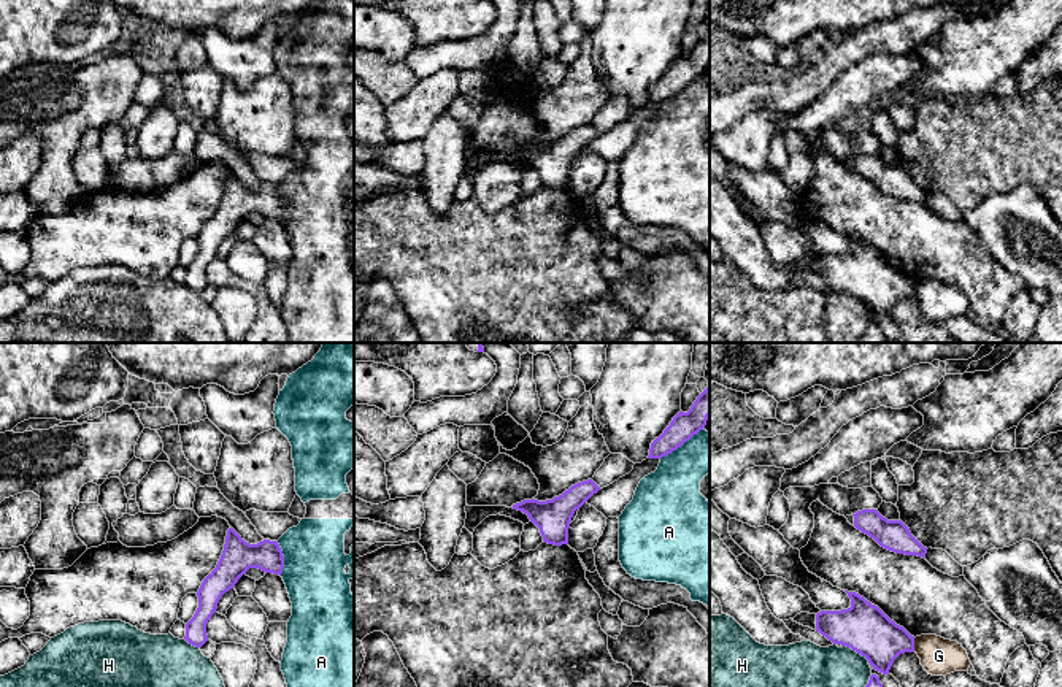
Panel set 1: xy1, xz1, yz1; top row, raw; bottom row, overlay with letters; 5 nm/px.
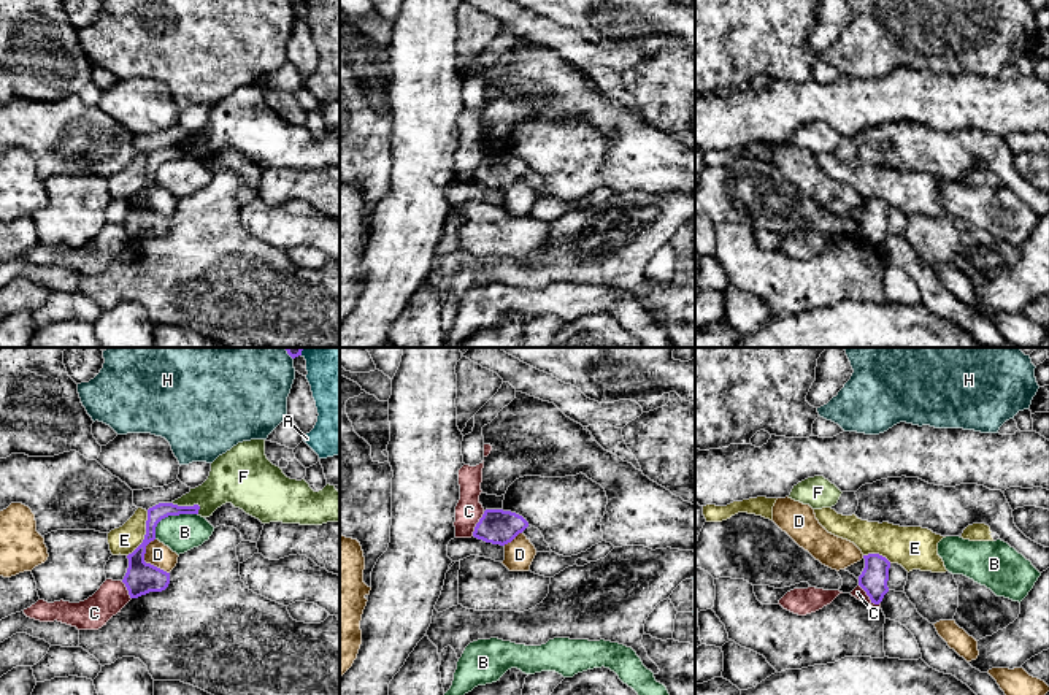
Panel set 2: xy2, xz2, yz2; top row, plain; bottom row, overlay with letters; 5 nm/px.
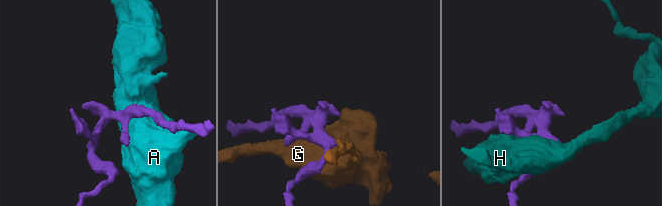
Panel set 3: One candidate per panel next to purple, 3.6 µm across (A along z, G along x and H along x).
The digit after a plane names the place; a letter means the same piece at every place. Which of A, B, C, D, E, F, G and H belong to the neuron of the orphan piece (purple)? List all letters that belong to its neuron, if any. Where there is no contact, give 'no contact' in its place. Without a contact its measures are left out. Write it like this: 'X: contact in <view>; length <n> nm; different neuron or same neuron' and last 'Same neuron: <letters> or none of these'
A: contact in xz1; length 280 nm; different neuron
B: contact in xy2; length 260 nm; different neuron
C: contact in yz2; length 150 nm; different neuron
D: contact in xy2; length 200 nm; different neuron
E: contact in xy2; length 260 nm; different neuron
F: contact in xy2; length 160 nm; different neuron
G: contact in yz1; length 70 nm; different neuron
H: contact in yz1; length 160 nm; different neuron
Same neuron: none of these

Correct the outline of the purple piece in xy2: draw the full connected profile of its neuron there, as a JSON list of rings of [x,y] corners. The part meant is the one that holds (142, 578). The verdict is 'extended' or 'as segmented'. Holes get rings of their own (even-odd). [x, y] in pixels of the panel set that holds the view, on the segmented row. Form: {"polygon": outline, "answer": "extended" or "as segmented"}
{"polygon": [[[159,503],[148,509],[146,535],[143,543],[127,555],[129,568],[122,579],[130,598],[138,598],[149,592],[162,592],[170,584],[170,573],[144,562],[146,546],[156,539],[157,524],[168,516],[198,514],[200,506],[178,506]]], "answer": "as segmented"}

